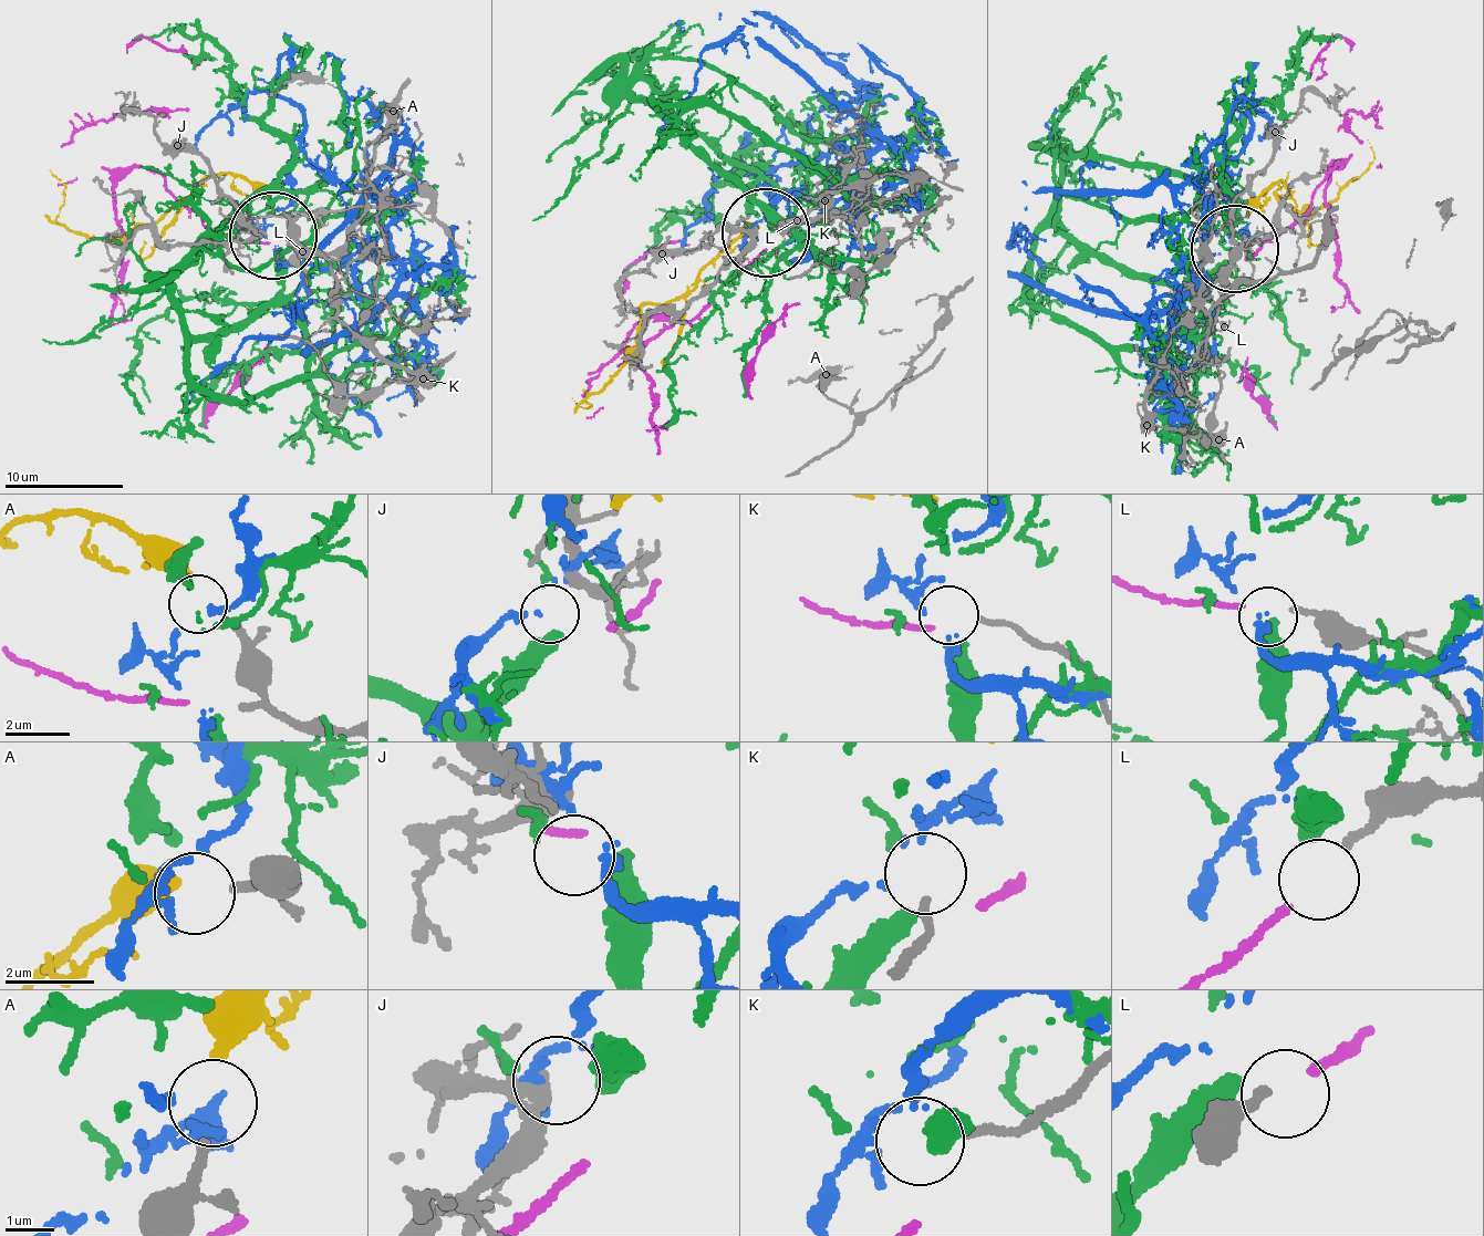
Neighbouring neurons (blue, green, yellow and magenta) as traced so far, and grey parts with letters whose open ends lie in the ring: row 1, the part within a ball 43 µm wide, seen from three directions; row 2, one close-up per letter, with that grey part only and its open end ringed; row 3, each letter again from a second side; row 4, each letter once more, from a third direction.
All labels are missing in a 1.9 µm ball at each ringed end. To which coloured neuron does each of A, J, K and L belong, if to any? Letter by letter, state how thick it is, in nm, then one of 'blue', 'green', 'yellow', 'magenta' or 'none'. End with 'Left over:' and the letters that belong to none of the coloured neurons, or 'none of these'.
A: calibre 220 nm; yellow
J: calibre 240 nm; green
K: calibre 160 nm; none
L: calibre 170 nm; magenta
Left over: K

